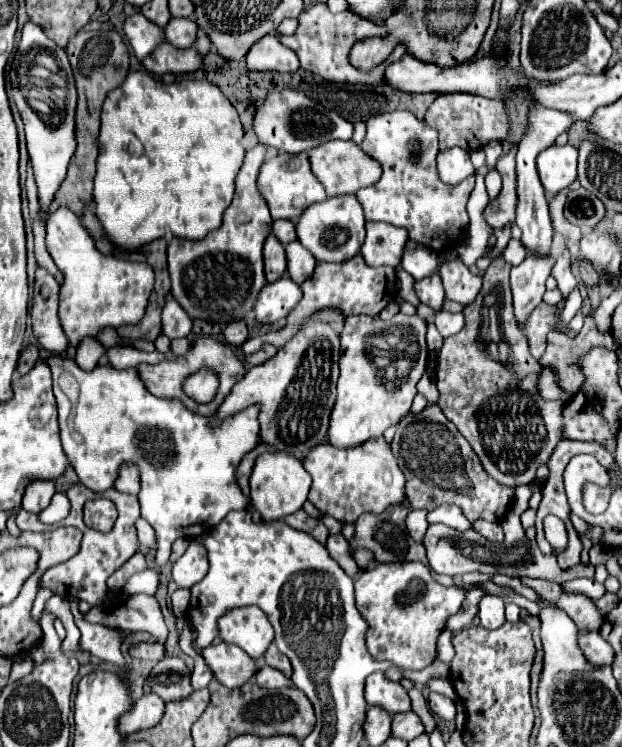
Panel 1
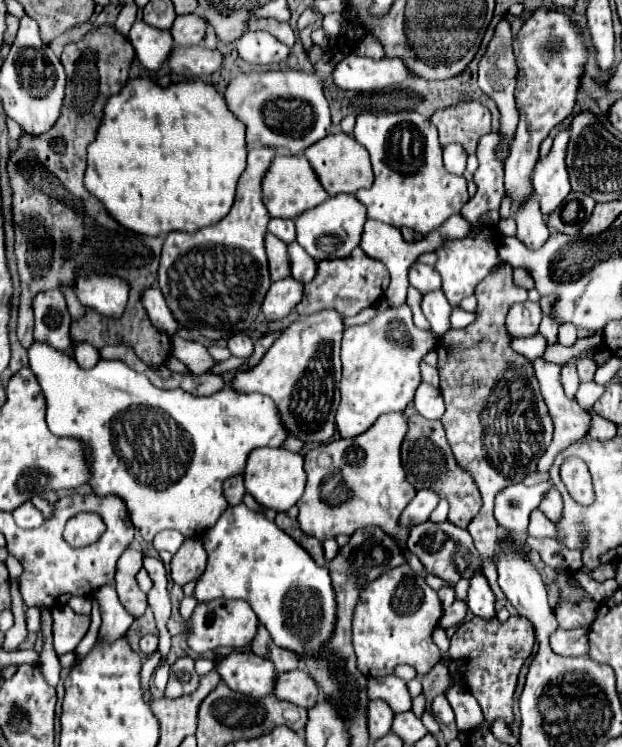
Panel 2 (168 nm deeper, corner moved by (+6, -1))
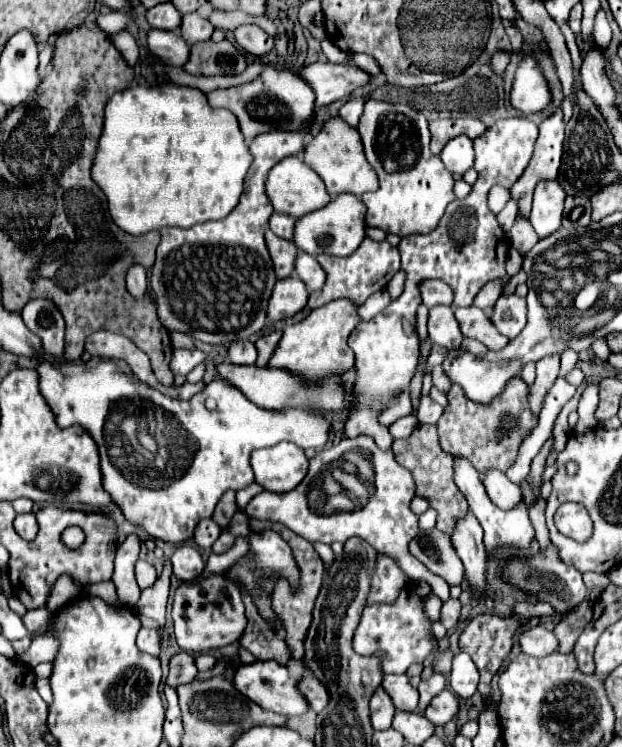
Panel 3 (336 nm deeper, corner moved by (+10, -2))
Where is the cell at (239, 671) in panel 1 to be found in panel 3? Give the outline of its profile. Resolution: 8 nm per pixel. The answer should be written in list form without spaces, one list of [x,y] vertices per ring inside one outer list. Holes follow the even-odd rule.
[[[257,660],[251,664],[241,664],[235,670],[235,678],[233,678],[235,688],[251,698],[253,702],[257,702],[261,708],[277,712],[277,714],[285,714],[285,716],[295,716],[295,714],[303,714],[307,710],[307,702],[305,698],[301,698],[301,694],[297,692],[297,680],[289,676],[287,668],[273,662],[273,660]]]

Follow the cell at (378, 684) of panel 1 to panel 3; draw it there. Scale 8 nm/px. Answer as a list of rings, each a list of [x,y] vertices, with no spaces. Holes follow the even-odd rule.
[[[387,674],[381,682],[385,692],[393,698],[393,704],[397,710],[409,710],[413,712],[417,708],[419,694],[415,688],[411,688],[409,678],[405,674]]]

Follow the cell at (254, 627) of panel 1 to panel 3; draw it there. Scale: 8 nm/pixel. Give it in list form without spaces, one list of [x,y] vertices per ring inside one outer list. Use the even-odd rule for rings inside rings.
[[[213,574],[197,586],[183,582],[175,592],[173,622],[175,622],[177,644],[185,652],[199,654],[205,650],[213,650],[213,648],[233,644],[241,638],[241,634],[247,626],[241,592],[223,574]]]

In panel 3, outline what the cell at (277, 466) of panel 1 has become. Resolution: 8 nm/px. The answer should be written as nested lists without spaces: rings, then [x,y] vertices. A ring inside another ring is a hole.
[[[279,442],[271,448],[259,448],[251,454],[255,482],[269,492],[291,492],[307,474],[307,456],[303,448],[291,442]]]

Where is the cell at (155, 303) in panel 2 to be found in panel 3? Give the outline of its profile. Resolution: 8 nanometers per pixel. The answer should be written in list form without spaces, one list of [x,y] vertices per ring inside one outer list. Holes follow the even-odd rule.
[[[139,264],[129,268],[129,274],[127,274],[127,290],[129,290],[129,294],[133,294],[133,298],[147,298],[149,296],[147,274],[145,274],[145,270]]]

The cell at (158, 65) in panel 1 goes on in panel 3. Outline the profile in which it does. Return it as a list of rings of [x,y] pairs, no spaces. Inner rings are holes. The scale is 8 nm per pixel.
[[[197,42],[191,46],[189,52],[189,62],[183,66],[185,72],[189,74],[203,74],[203,76],[213,76],[213,74],[239,74],[245,70],[245,54],[235,48],[231,42]]]

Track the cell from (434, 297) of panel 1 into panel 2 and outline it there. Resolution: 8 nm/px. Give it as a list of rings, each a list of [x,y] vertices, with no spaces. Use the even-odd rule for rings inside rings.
[[[433,291],[423,297],[423,313],[425,313],[427,321],[431,323],[431,331],[437,337],[443,337],[451,329],[451,323],[449,323],[451,309],[453,307],[449,305],[443,291]]]

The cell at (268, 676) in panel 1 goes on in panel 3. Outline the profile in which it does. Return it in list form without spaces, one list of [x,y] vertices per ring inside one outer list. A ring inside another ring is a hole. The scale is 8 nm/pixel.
[[[309,676],[309,678],[301,678],[297,688],[301,690],[301,696],[309,702],[309,710],[313,710],[313,712],[319,714],[319,712],[327,706],[327,702],[329,702],[329,694],[327,694],[325,686],[323,686],[317,678],[313,678],[313,676]]]

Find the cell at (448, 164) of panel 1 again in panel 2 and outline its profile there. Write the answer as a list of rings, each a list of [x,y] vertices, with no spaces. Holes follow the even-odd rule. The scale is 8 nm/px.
[[[459,143],[447,145],[447,147],[443,147],[443,163],[449,173],[463,175],[465,165],[467,165],[467,151]]]

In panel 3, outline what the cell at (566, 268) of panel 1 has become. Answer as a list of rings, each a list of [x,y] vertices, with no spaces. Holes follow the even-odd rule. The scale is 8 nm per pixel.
[[[547,354],[545,358],[541,358],[541,362],[537,362],[537,378],[531,386],[531,410],[533,410],[533,414],[539,414],[545,390],[551,386],[551,382],[559,374],[559,358],[561,358],[561,354]]]

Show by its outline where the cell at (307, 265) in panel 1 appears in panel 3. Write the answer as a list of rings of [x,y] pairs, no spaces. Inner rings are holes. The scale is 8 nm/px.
[[[305,252],[297,254],[295,272],[301,278],[301,282],[307,286],[309,292],[319,290],[325,284],[325,272],[323,272],[323,268],[319,266],[319,262],[313,256],[309,256]]]

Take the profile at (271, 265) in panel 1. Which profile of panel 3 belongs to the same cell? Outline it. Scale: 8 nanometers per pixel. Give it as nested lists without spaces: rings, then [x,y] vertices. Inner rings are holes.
[[[271,230],[265,232],[265,242],[273,260],[273,268],[277,278],[289,278],[295,268],[295,256],[297,256],[297,246],[293,242],[287,242],[279,236],[275,236]]]

